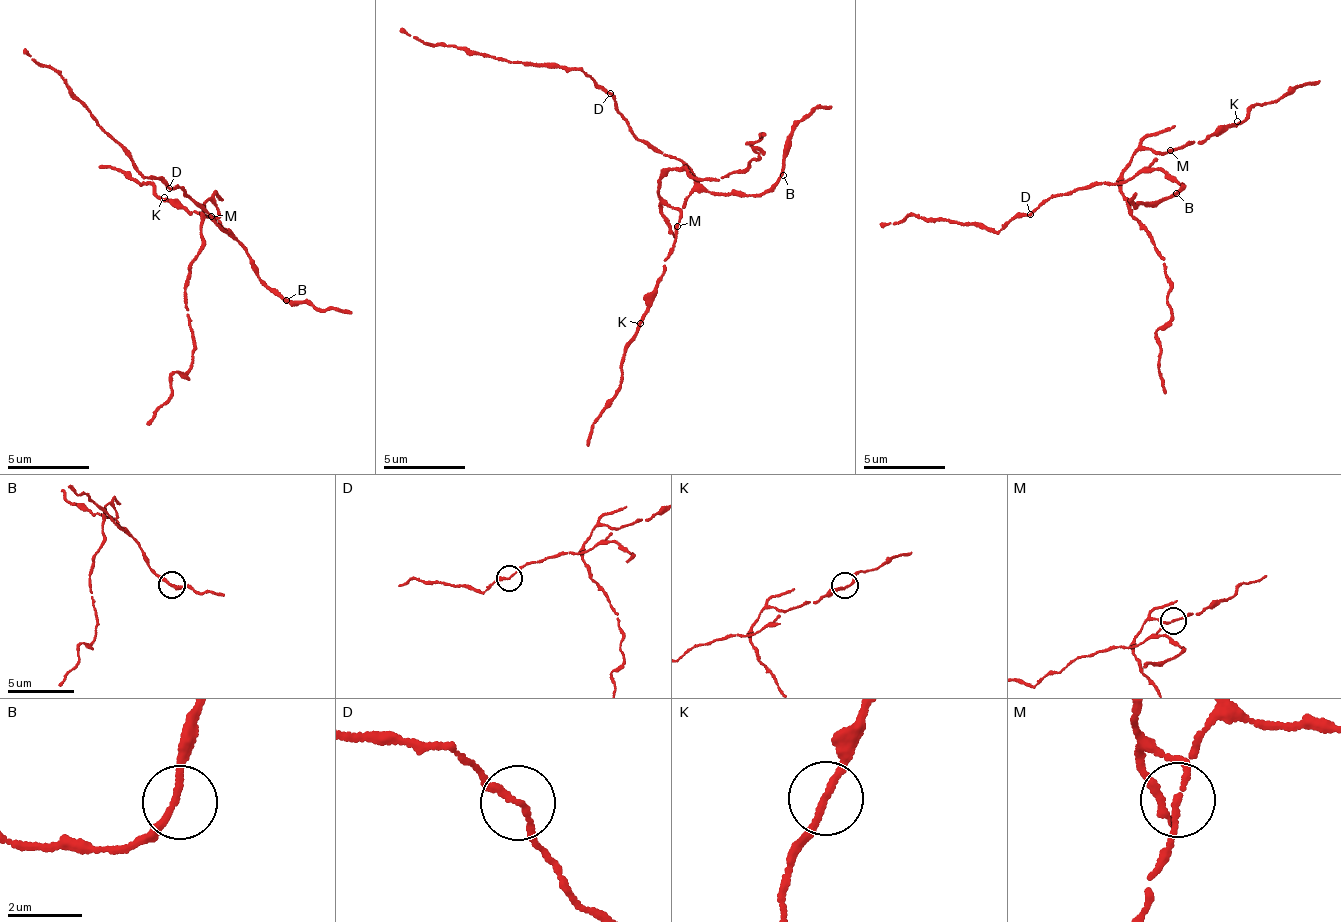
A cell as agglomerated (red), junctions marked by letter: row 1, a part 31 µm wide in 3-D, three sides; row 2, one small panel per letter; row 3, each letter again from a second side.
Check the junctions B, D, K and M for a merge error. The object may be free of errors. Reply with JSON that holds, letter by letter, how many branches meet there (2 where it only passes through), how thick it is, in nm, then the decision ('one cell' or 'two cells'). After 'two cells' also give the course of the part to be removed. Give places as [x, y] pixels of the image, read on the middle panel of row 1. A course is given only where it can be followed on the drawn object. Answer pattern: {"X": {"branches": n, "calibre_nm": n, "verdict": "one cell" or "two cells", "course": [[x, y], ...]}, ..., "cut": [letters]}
{"B": {"branches": 2, "calibre_nm": 160, "verdict": "one cell"}, "D": {"branches": 2, "calibre_nm": 150, "verdict": "one cell"}, "K": {"branches": 2, "calibre_nm": 160, "verdict": "one cell"}, "M": {"branches": 3, "calibre_nm": 120, "verdict": "two cells", "course": [[677, 228], [682, 214], [660, 201], [660, 176], [681, 166], [719, 180], [757, 158], [748, 146], [764, 137]]}, "cut": ["M"]}

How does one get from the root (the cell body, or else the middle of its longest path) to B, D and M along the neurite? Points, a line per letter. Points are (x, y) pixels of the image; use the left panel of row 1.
B: (227, 232), (236, 236), (264, 285), (286, 300)
D: (227, 232), (215, 223), (213, 216), (194, 205), (193, 199), (186, 196), (180, 186), (168, 187)
M: (227, 232), (230, 231), (219, 224), (218, 218), (212, 216)

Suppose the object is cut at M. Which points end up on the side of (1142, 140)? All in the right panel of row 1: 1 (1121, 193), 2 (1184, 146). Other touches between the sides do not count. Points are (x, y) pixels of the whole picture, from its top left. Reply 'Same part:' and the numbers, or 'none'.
Same part: 1

